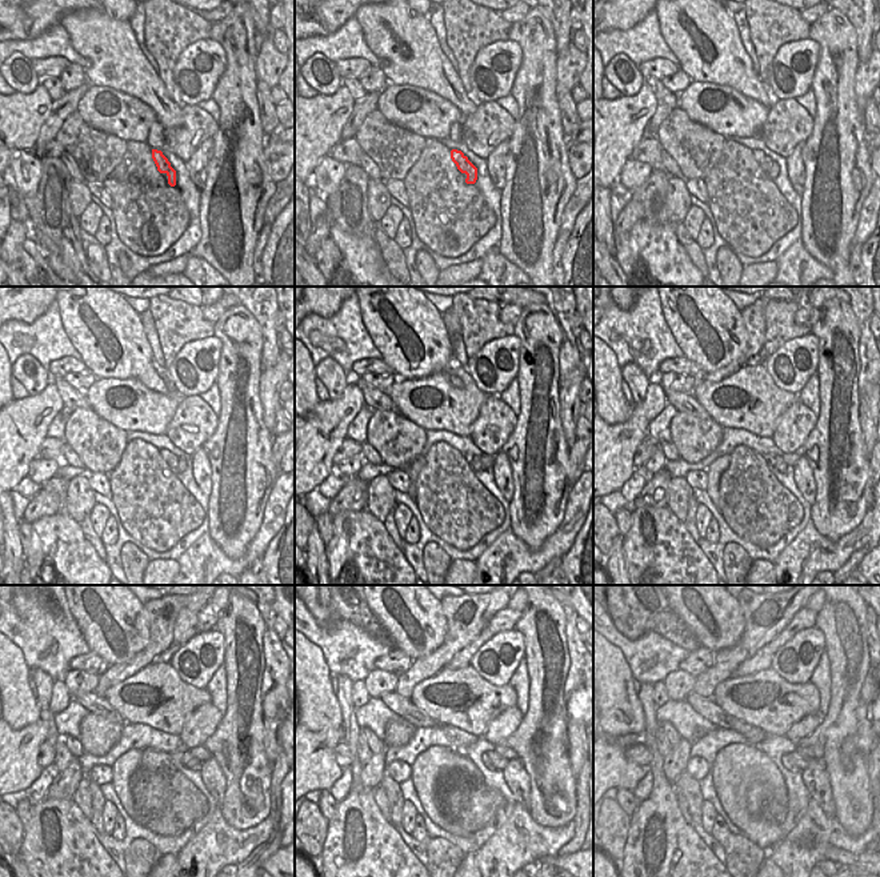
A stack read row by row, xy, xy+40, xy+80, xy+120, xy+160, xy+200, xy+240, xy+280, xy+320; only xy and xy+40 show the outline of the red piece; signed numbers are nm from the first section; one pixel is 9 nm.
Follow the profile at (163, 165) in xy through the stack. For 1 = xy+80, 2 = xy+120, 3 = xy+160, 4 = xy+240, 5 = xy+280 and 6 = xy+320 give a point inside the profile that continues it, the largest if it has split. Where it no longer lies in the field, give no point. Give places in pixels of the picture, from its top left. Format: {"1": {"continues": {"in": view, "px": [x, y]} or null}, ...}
{"1": {"continues": {"in": "xy+80", "px": [771, 168]}}, "2": {"continues": {"in": "xy+120", "px": [178, 465]}}, "3": {"continues": {"in": "xy+160", "px": [475, 461]}}, "4": {"continues": {"in": "xy+240", "px": [187, 759]}}, "5": {"continues": {"in": "xy+280", "px": [491, 760]}}, "6": {"continues": {"in": "xy+320", "px": [795, 763]}}}

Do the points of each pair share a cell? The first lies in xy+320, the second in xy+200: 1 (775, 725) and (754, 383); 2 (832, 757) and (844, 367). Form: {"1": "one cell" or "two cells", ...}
{"1": "one cell", "2": "one cell"}

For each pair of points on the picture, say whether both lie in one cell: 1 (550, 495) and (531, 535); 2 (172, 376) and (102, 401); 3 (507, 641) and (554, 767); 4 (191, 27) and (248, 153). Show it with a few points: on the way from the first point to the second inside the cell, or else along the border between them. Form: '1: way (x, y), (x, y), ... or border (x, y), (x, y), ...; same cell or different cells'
1: way (547, 504), (535, 525); same cell
2: border (170, 388), (174, 388), (183, 397); different cells
3: border (514, 628), (524, 639), (524, 657); different cells
4: border (212, 23), (208, 36); different cells

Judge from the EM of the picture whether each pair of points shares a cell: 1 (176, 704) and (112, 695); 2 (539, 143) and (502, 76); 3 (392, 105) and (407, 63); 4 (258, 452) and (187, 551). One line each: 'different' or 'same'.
1: same
2: different
3: different
4: different

